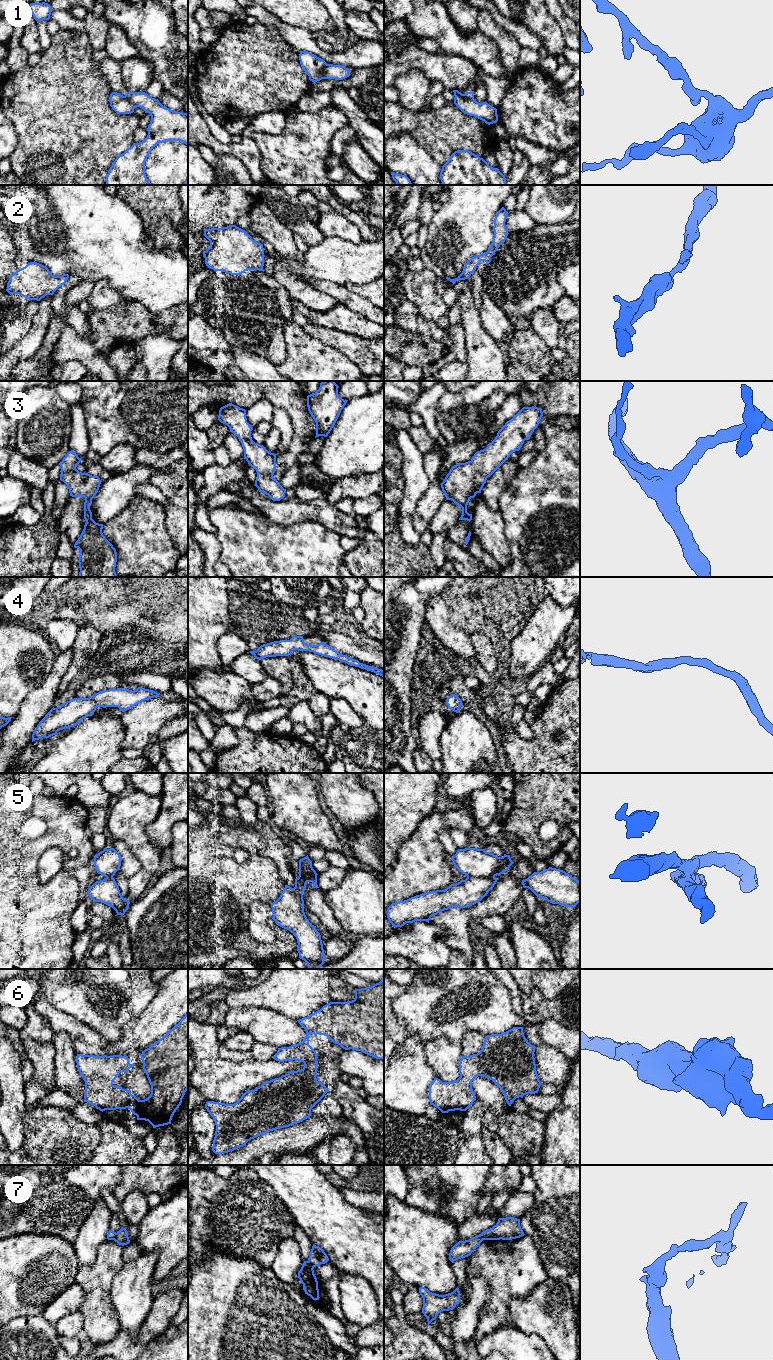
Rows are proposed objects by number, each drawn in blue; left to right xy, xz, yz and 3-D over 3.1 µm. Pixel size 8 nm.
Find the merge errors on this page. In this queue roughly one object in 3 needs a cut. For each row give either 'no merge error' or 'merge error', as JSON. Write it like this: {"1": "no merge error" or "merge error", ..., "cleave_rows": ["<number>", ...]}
{"1": "merge error", "2": "no merge error", "3": "no merge error", "4": "no merge error", "5": "merge error", "6": "no merge error", "7": "merge error", "cleave_rows": ["1", "5", "7"]}

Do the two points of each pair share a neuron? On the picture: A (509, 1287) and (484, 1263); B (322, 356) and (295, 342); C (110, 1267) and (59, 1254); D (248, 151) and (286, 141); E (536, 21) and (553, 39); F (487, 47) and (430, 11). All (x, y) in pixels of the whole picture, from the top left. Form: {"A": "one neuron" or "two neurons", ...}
{"A": "one neuron", "B": "one neuron", "C": "two neurons", "D": "two neurons", "E": "one neuron", "F": "one neuron"}

